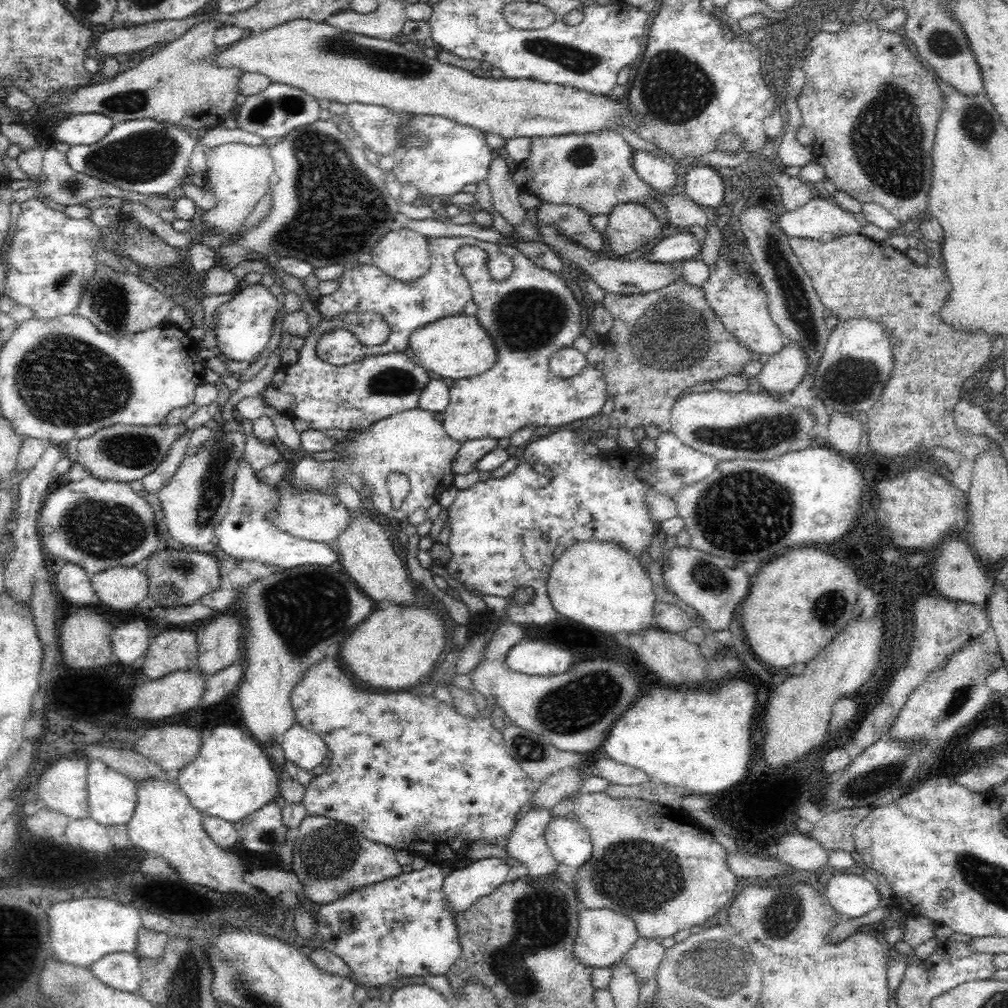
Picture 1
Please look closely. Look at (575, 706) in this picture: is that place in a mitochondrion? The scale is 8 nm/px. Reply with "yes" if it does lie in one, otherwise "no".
yes

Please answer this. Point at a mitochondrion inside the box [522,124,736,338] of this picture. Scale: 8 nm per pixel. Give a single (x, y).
(581, 155)

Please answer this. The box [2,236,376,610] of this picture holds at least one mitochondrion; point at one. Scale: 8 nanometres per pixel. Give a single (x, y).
(64, 381)

